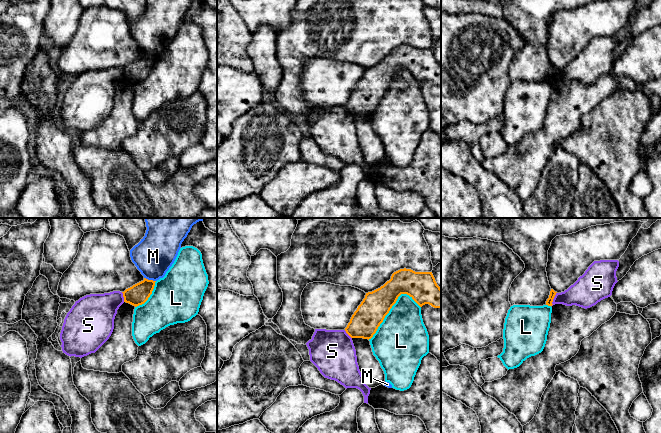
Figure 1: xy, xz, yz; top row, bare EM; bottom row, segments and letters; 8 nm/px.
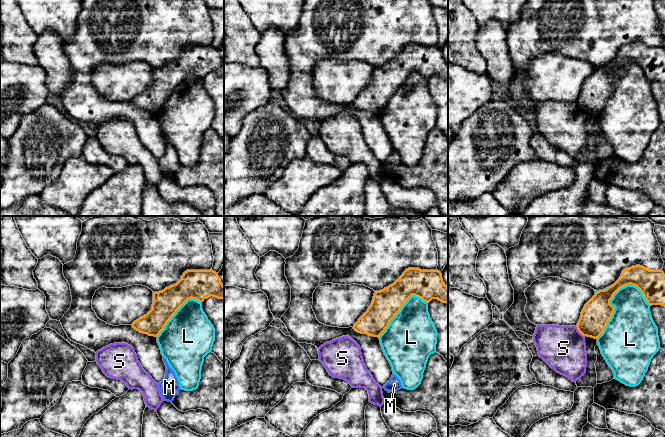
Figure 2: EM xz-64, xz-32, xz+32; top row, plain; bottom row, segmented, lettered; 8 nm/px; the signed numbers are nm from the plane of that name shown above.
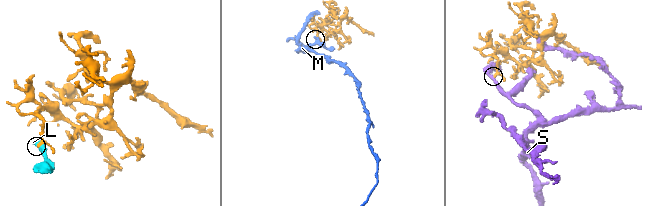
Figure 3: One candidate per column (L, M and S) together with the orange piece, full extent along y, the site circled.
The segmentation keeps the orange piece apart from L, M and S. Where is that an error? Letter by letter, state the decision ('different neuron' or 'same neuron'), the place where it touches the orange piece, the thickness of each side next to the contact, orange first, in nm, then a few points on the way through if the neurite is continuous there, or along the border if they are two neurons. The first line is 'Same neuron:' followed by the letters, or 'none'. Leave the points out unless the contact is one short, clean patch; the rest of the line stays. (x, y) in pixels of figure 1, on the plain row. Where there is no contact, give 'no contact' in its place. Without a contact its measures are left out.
Same neuron: none
L: different neuron | xz (391, 83) | 220/400 nm
M: different neuron | xy (150, 56) | 170/320 nm | along xy (144, 53), (155, 57)
S: different neuron | yz (553, 74) | 50/220 nm | along yz (556, 68), (551, 81)

